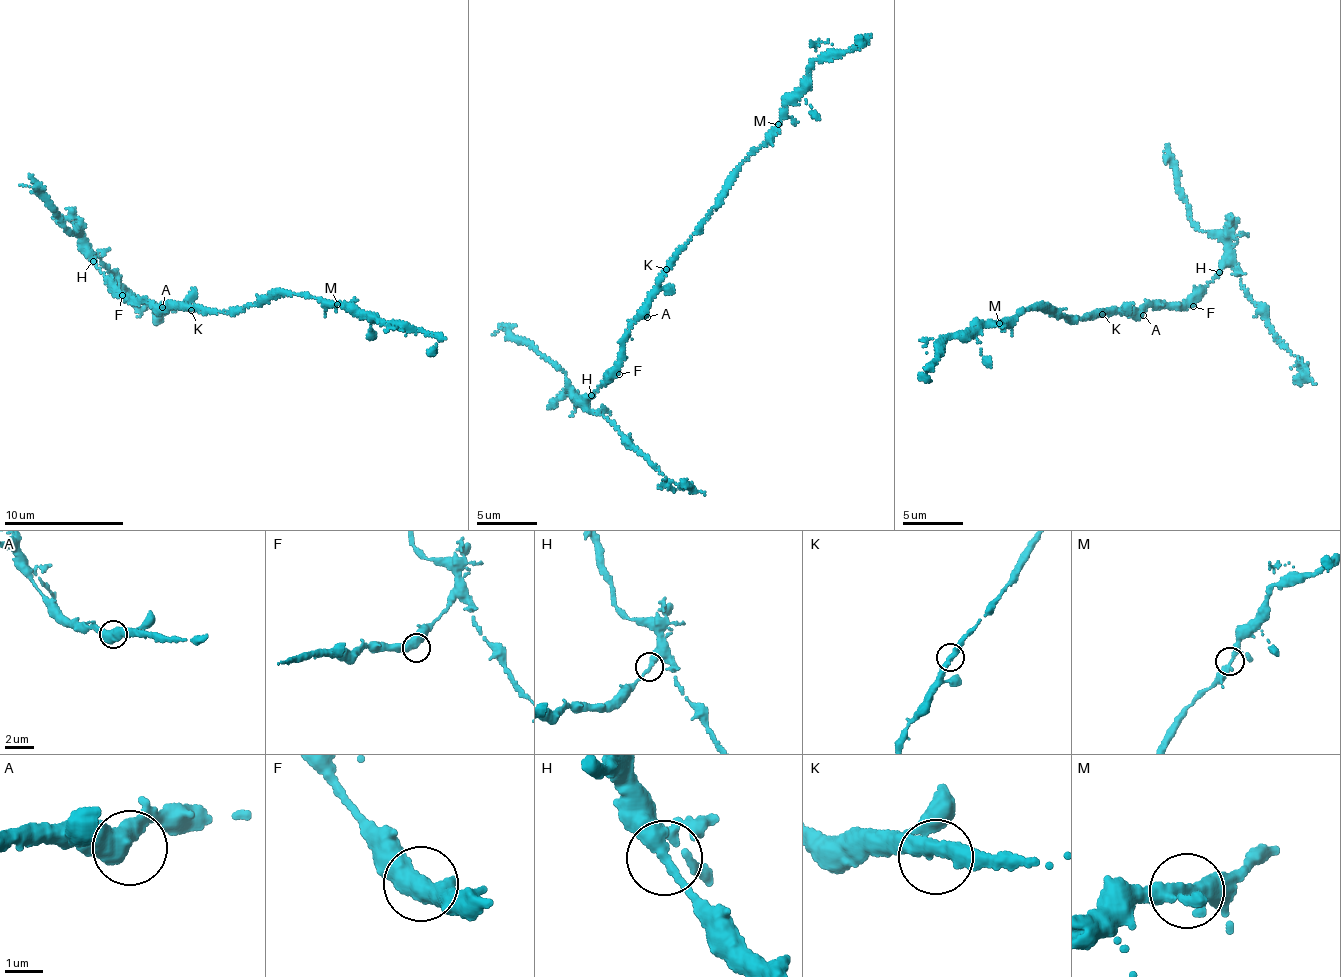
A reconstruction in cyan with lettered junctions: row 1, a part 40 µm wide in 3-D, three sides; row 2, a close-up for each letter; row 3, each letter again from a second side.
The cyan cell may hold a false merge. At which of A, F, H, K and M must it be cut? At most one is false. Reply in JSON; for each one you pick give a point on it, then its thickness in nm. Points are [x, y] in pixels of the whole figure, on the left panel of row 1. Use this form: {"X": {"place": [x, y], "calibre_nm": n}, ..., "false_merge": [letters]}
{"H": {"place": [93, 261], "calibre_nm": 360}, "false_merge": ["H"]}

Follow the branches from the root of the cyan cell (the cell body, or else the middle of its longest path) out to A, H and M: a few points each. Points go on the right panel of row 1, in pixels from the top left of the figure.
A: (1106, 312), (1124, 309), (1143, 315)
H: (1106, 312), (1129, 307), (1139, 311), (1154, 305), (1165, 308), (1195, 302), (1218, 271)
M: (1106, 312), (1074, 323), (1045, 309), (1030, 308), (999, 323)

